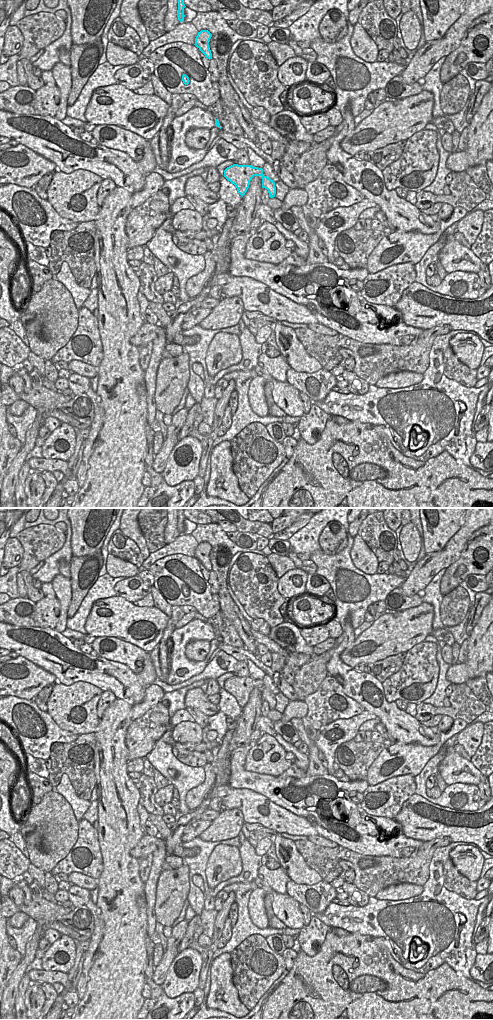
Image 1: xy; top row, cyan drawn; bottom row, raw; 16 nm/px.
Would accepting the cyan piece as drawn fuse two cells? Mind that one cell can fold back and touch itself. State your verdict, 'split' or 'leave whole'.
leave whole

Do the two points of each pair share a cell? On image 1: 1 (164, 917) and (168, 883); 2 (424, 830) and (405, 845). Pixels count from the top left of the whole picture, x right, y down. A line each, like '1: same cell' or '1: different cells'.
1: same cell
2: different cells

